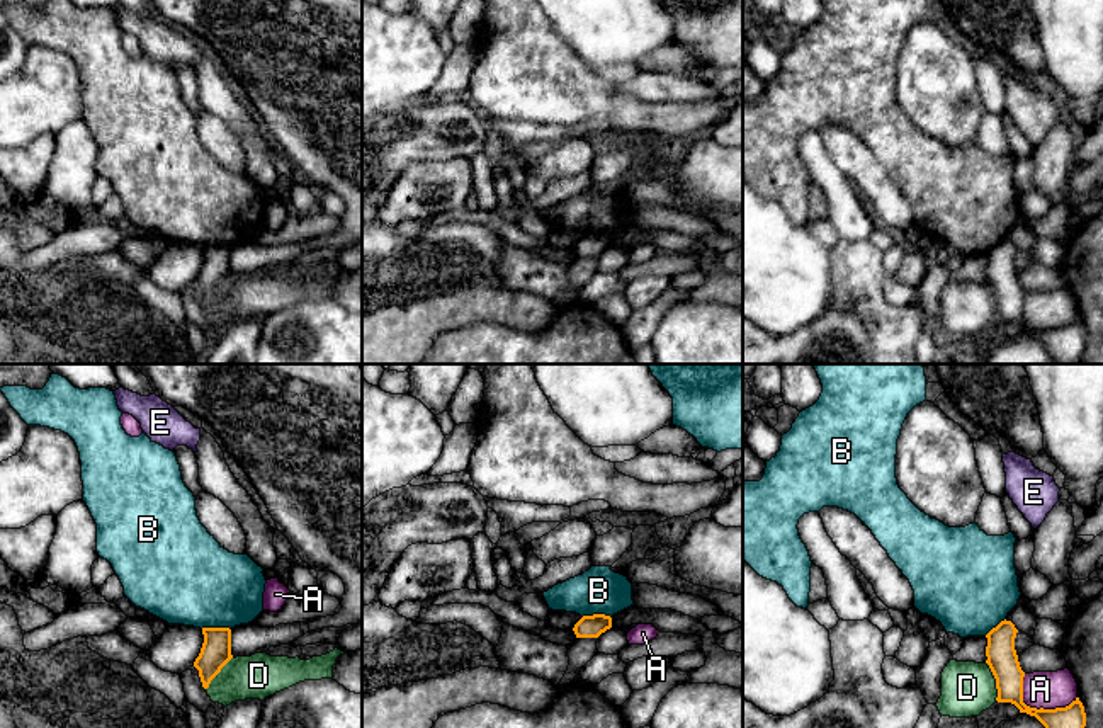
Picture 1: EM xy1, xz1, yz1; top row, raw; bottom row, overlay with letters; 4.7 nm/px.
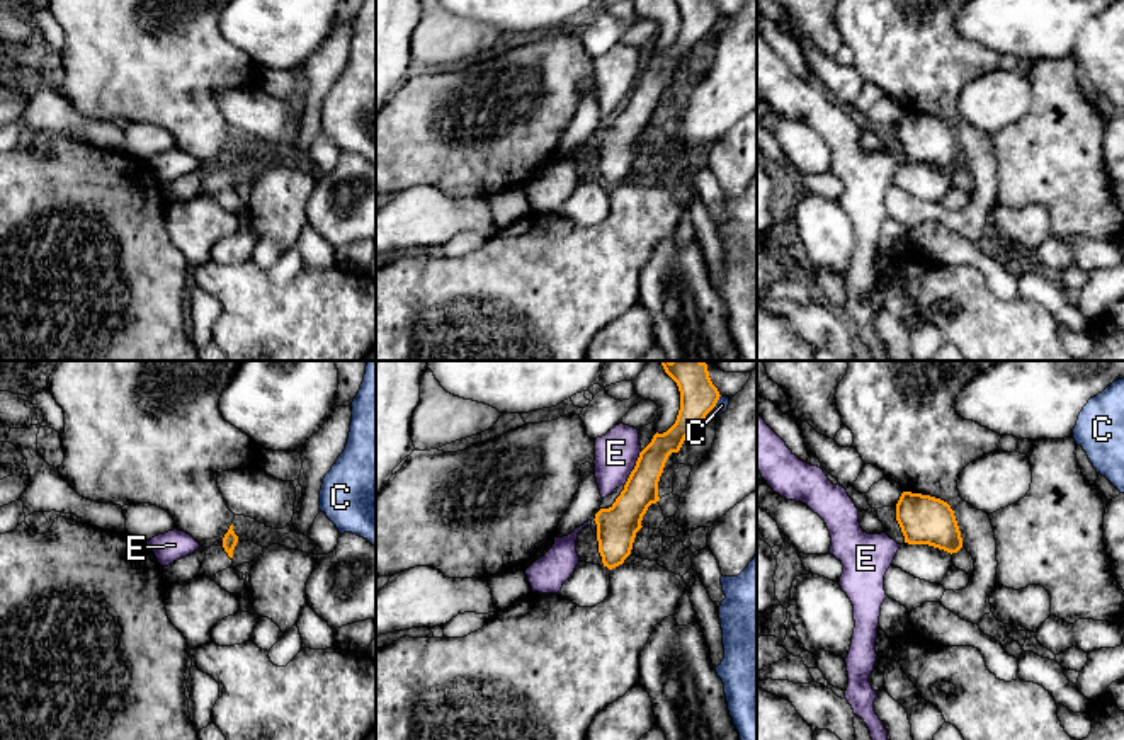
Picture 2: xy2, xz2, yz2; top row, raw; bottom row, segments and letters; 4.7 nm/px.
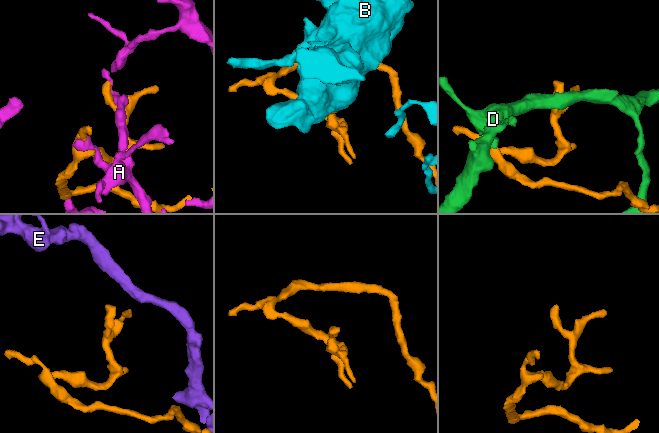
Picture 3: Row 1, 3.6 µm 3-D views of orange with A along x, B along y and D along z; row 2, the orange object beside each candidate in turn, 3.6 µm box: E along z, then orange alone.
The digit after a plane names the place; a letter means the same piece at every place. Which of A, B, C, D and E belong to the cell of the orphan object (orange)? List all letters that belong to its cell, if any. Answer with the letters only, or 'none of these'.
none of these

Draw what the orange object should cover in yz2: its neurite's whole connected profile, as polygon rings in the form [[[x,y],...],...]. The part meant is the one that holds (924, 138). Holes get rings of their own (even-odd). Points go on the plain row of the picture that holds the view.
[[[903,111],[896,122],[896,139],[908,163],[928,163],[952,174],[952,184],[968,194],[974,179],[962,165],[961,150],[951,124],[940,117]]]

